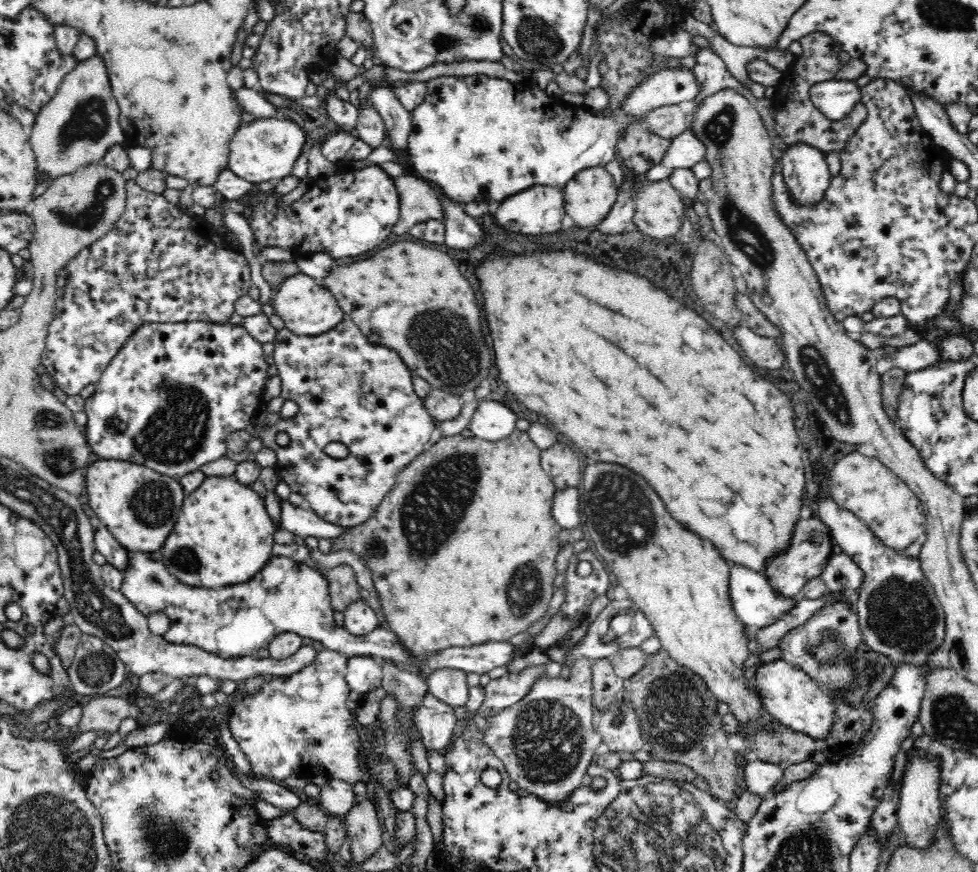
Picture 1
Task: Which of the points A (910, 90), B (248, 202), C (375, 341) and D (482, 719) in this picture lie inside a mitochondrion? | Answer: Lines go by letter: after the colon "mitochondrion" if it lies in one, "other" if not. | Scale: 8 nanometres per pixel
A: other
B: other
C: other
D: other

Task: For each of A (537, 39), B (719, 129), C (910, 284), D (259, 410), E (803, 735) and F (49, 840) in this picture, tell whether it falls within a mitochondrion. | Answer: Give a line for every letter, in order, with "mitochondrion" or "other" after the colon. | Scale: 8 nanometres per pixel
A: mitochondrion
B: mitochondrion
C: other
D: other
E: other
F: mitochondrion

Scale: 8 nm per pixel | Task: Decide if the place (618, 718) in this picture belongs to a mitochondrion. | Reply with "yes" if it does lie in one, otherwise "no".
yes

